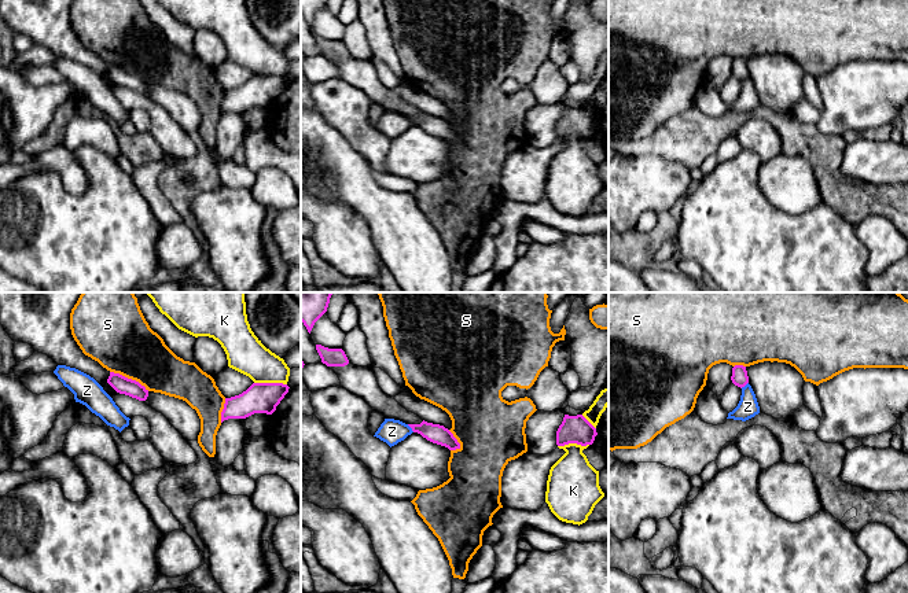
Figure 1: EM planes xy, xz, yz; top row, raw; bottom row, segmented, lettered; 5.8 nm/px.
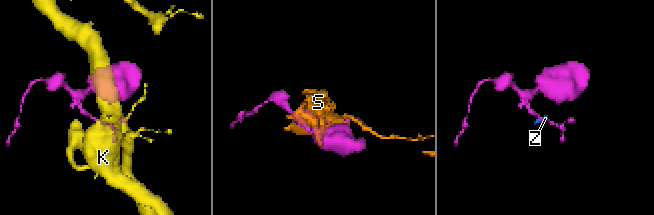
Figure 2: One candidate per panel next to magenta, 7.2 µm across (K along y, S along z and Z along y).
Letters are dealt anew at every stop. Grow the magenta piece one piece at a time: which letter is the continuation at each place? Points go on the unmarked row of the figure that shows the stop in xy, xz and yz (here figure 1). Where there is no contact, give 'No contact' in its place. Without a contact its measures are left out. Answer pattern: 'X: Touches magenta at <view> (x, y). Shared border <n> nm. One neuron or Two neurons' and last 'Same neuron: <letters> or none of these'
K: Touches magenta at xy (271, 76). Shared border 190 nm. Two neurons
S: Touches magenta at xy (129, 72). Shared border 260 nm. Two neurons
Z: Touches magenta at xz (411, 120). Shared border 60 nm. Two neurons
Same neuron: none of these

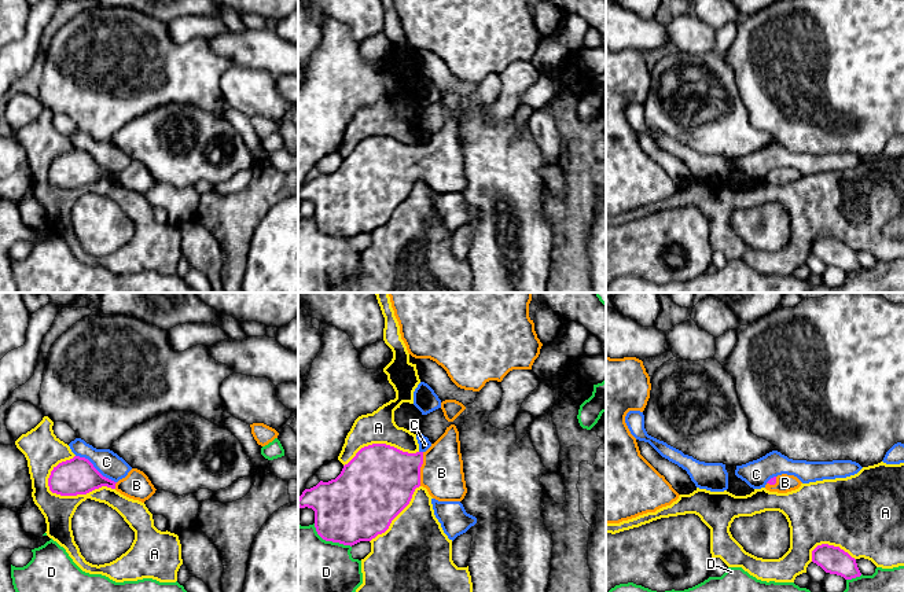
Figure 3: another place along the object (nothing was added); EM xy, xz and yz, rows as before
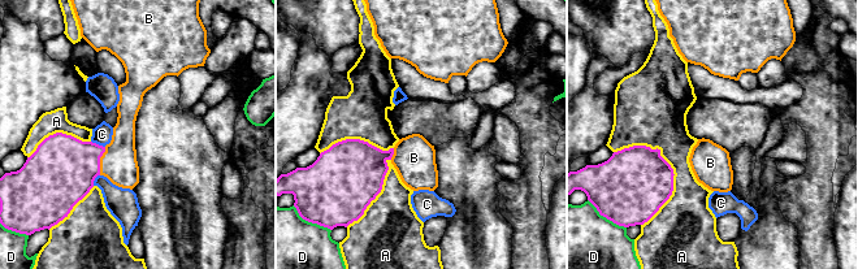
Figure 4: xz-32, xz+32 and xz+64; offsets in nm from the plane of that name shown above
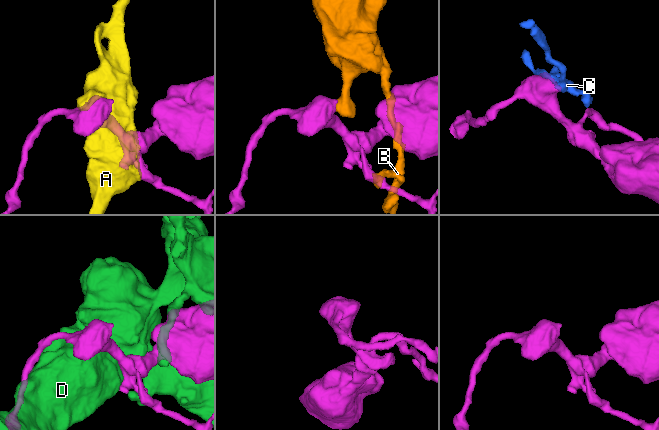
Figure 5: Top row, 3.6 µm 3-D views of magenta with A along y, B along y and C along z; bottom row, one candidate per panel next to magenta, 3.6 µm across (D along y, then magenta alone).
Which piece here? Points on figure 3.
A: Touches magenta at xy (77, 186). Shared border 400 nm. Two neurons
B: Touches magenta at xz (419, 161). Shared border 200 nm. One neuron
C: Touches magenta at xy (95, 161). Shared border 280 nm. Two neurons
D: Touches magenta at xz (330, 232). Shared border 260 nm. Two neurons
Same neuron: B

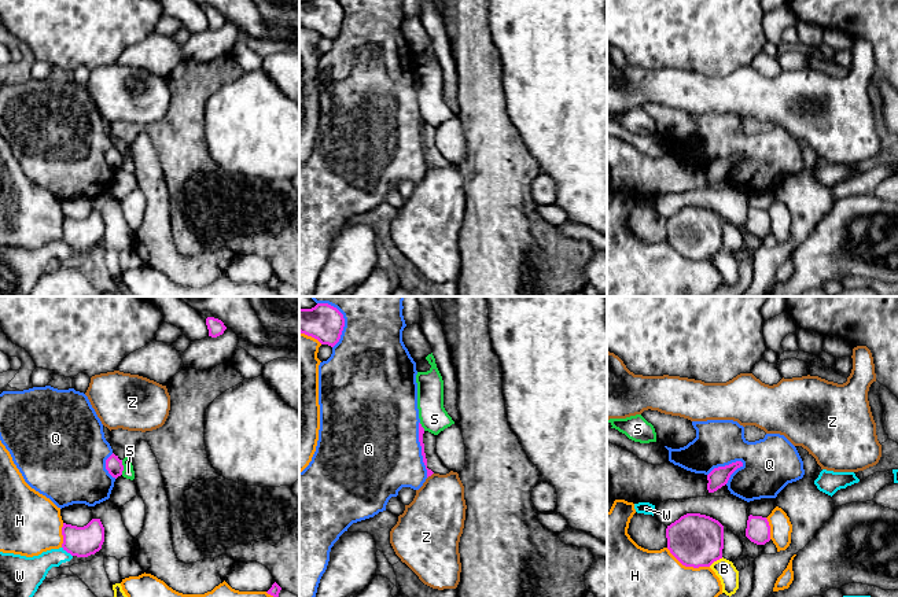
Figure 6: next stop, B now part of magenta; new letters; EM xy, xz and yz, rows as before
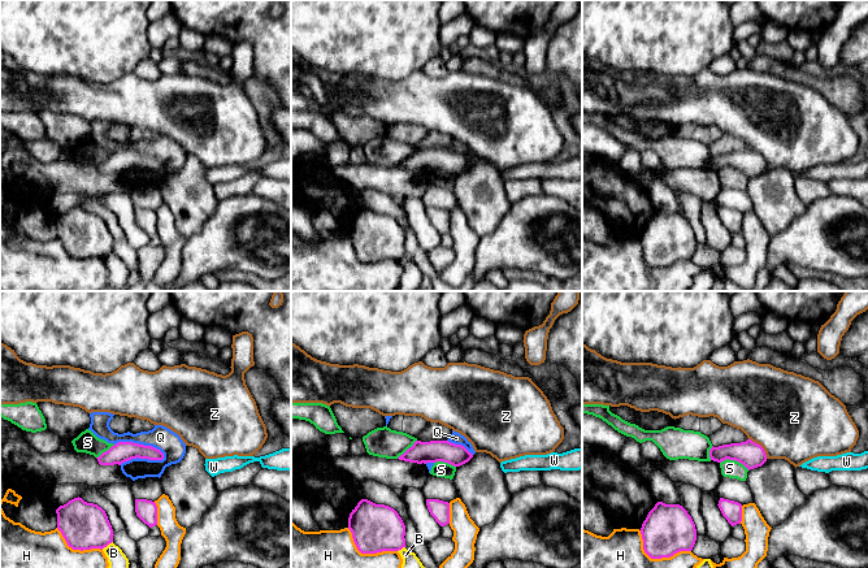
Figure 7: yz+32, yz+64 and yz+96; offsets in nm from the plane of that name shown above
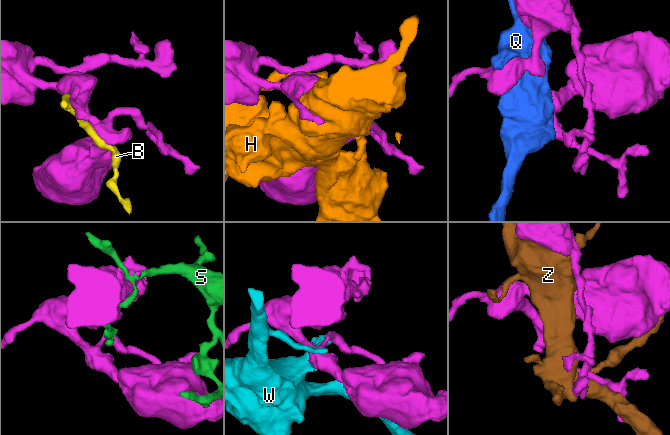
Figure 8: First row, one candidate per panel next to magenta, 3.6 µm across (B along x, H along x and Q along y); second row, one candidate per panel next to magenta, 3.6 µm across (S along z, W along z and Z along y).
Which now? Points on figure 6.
B: Touches magenta at yz (716, 253). Shared border 100 nm. Two neurons
H: Touches magenta at yz (688, 258). Shared border 280 nm. Two neurons
Q: Touches magenta at yz (725, 158). Shared border 220 nm. Two neurons
S: Touches magenta at xy (122, 159). Shared border 90 nm. Two neurons
W: Touches magenta at xy (67, 244). Shared border 90 nm. Two neurons
Z: Touches magenta at xz (430, 168). Shared border 50 nm. Two neurons
Same neuron: none of these

